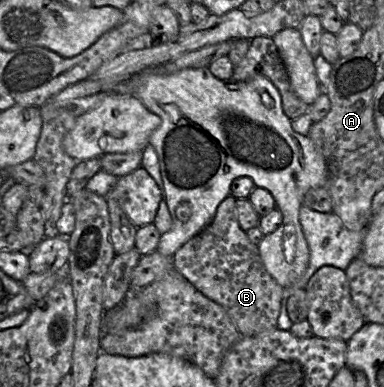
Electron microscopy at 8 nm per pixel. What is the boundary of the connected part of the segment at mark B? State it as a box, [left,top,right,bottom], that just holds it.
[173,197,283,336]

